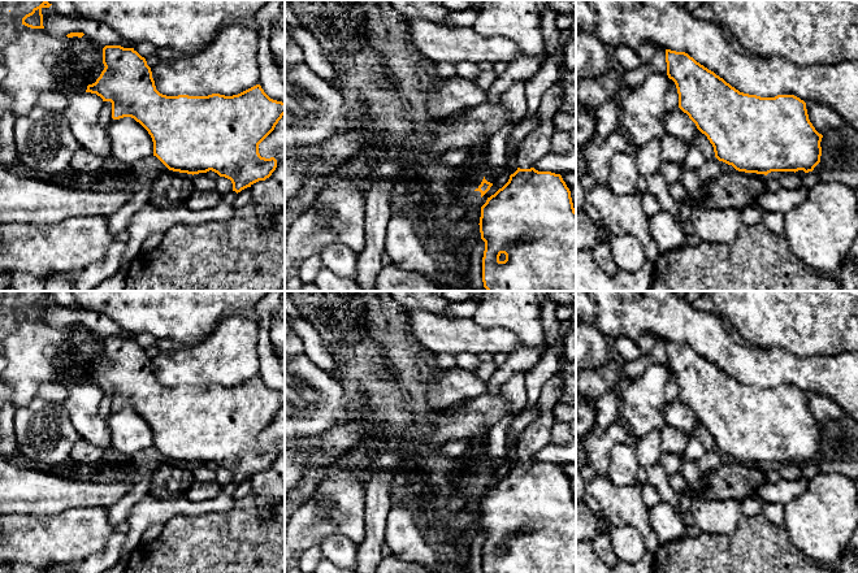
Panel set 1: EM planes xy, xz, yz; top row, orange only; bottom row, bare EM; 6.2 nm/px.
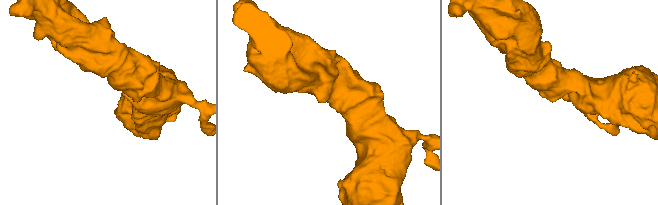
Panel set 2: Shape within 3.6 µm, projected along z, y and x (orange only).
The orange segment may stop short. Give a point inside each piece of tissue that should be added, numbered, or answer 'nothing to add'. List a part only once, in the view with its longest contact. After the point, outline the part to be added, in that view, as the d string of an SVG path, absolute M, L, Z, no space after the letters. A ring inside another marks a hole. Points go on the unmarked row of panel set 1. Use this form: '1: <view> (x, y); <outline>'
1: xz (534, 437); M576 321L571 324L568 333L563 339L563 359L560 360L559 373L549 379L541 391L538 399L540 414L524 429L517 439L516 452L520 460L530 460L534 453L550 443L551 426L555 421L552 409L558 403L562 388L563 368L568 364L576 364Z

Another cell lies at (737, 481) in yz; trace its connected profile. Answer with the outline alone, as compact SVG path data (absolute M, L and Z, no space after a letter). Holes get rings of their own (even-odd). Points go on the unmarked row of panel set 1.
M736 460L729 464L723 463L716 470L703 477L701 495L714 500L734 499L742 502L766 483L764 470L764 465Z

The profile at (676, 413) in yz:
M680 399L667 403L664 407L666 424L682 430L689 437L694 437L694 429L697 426L697 417Z

